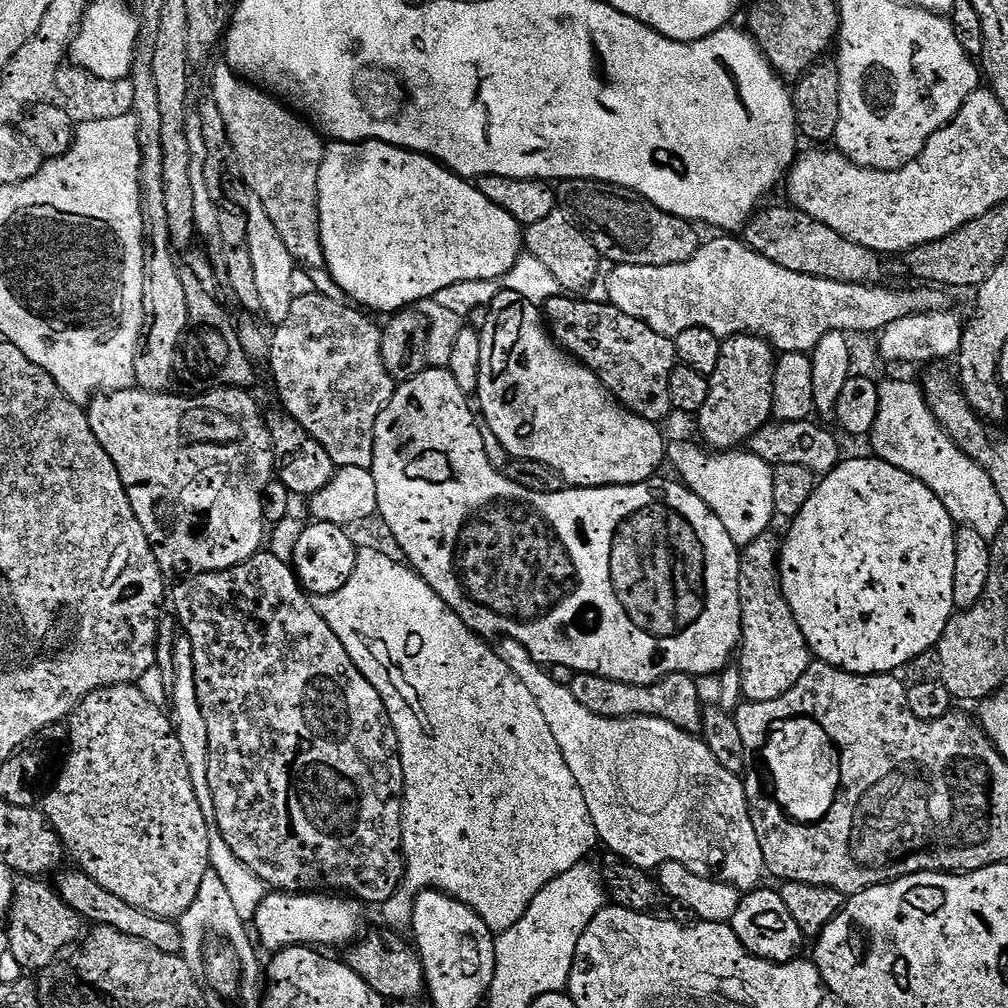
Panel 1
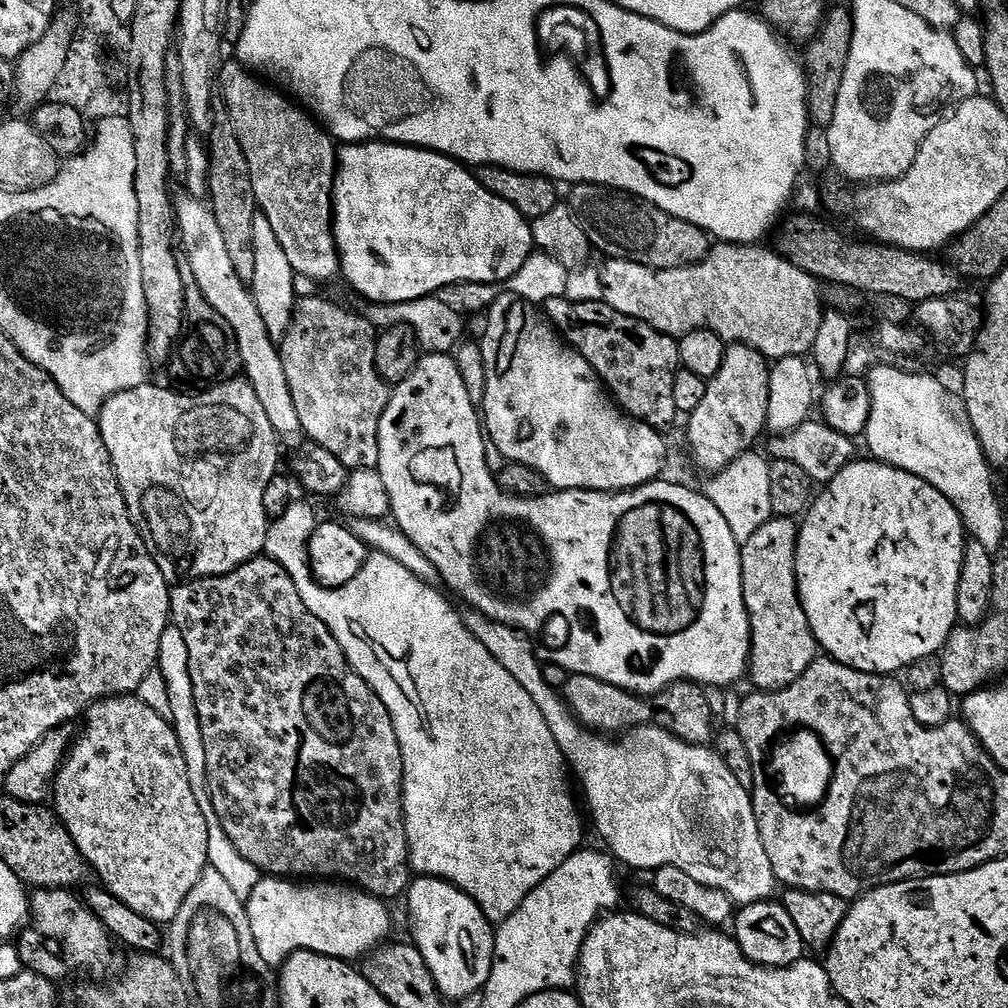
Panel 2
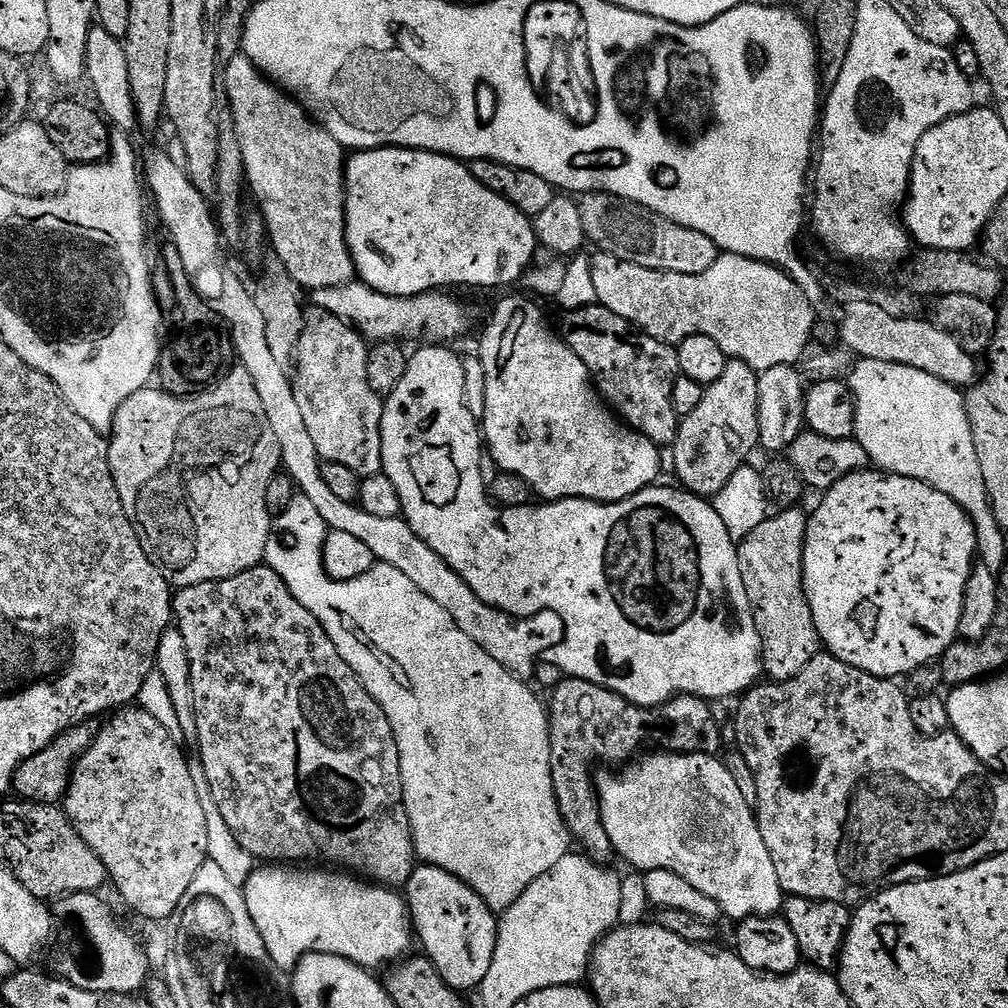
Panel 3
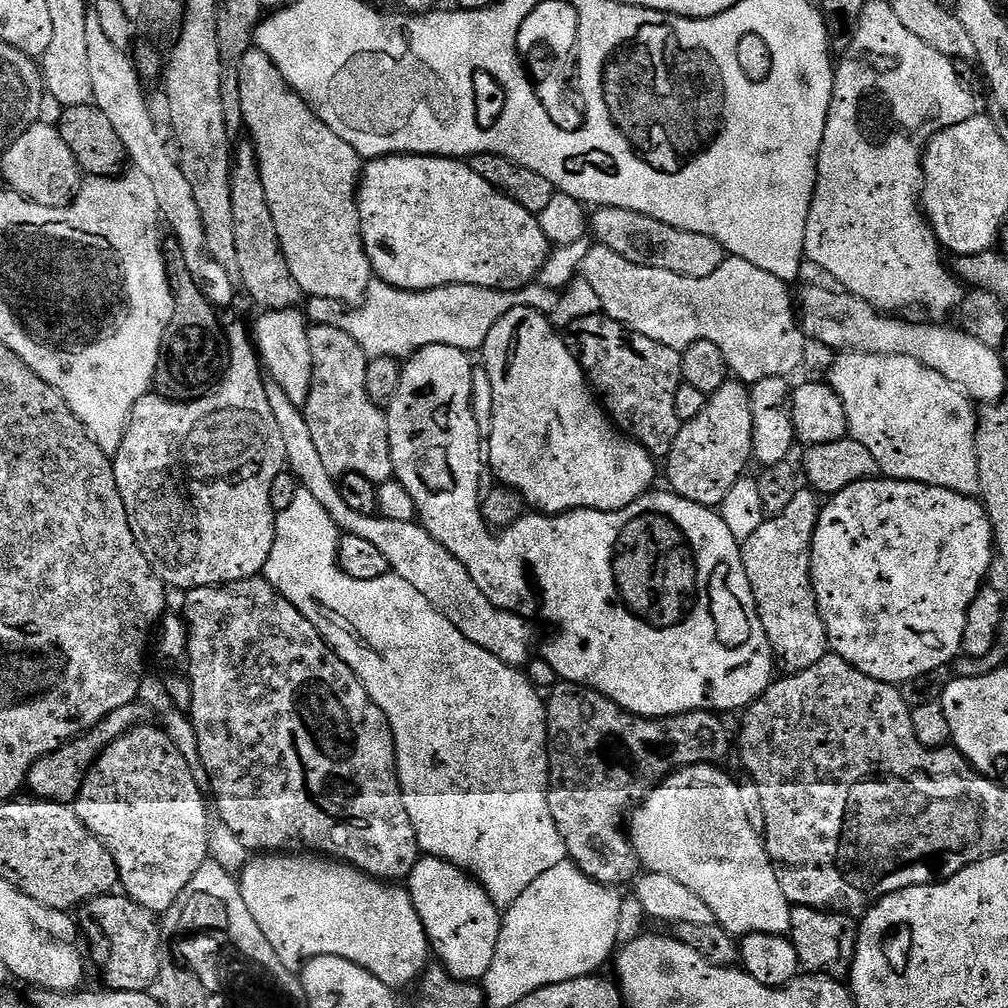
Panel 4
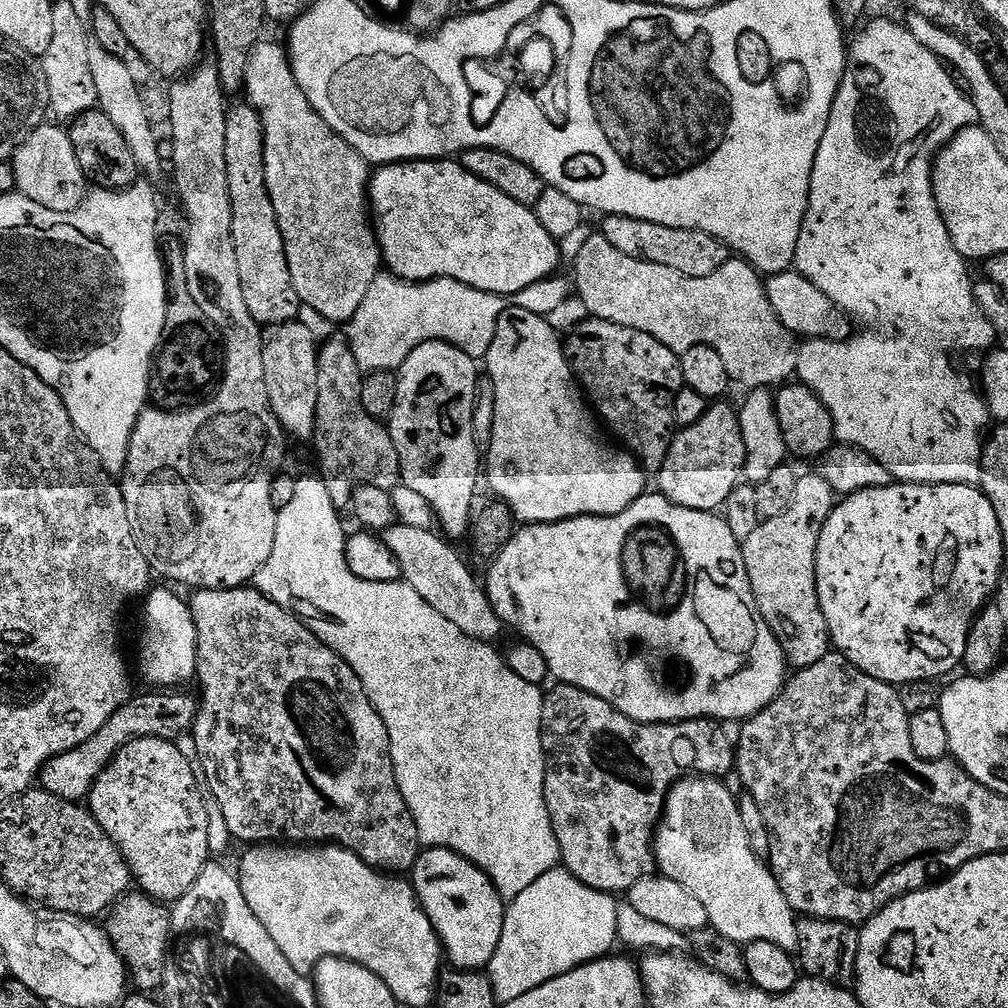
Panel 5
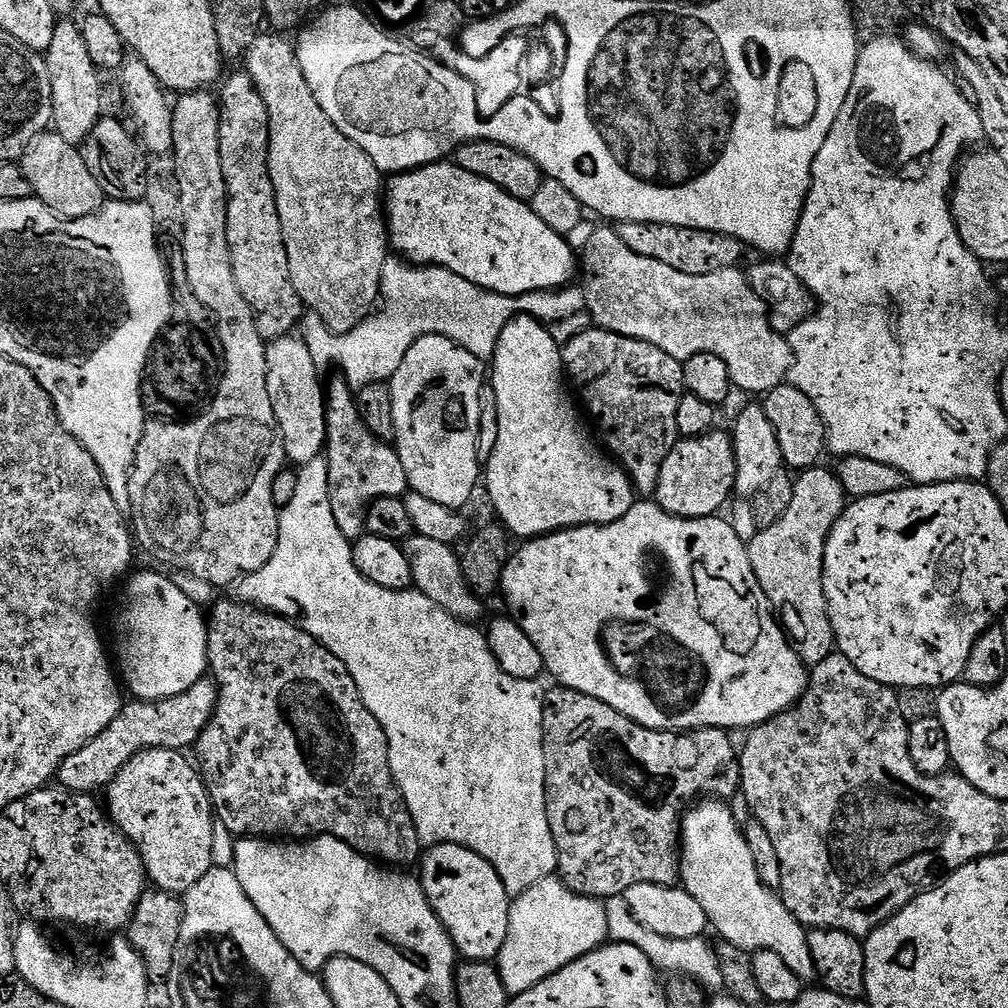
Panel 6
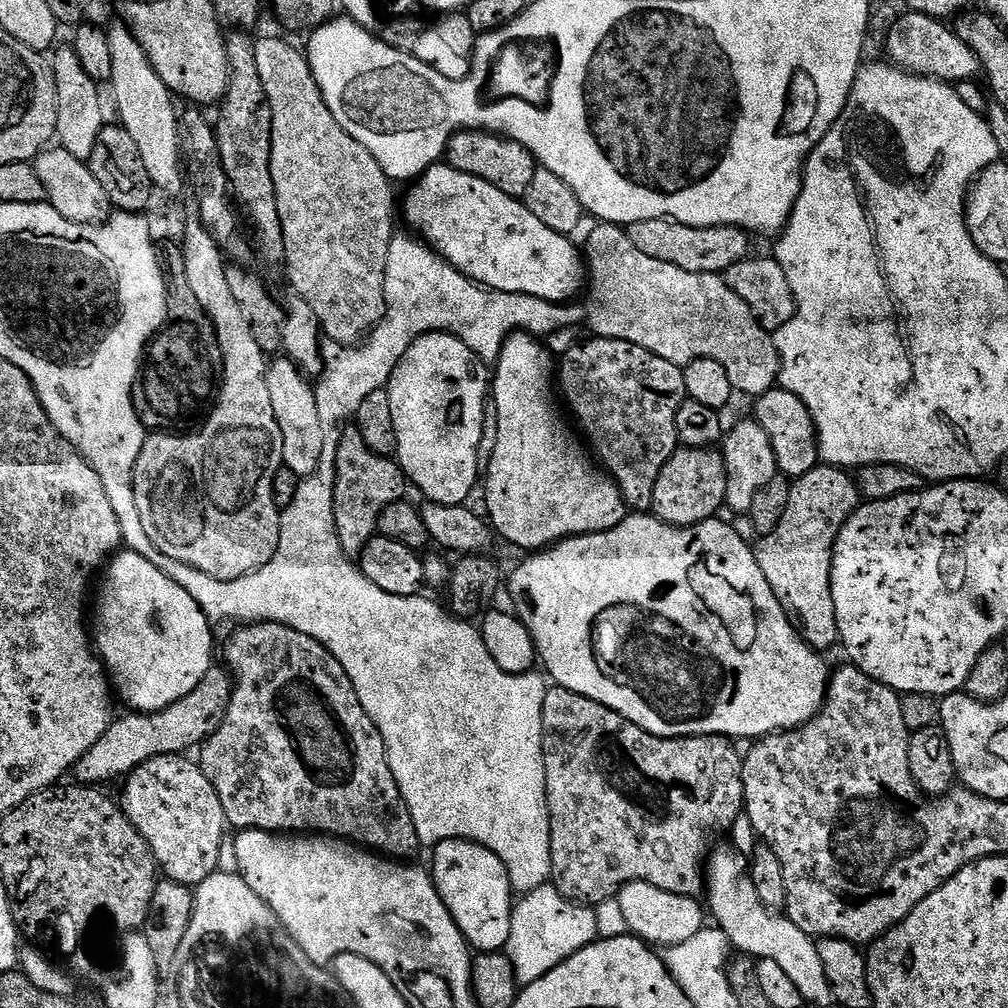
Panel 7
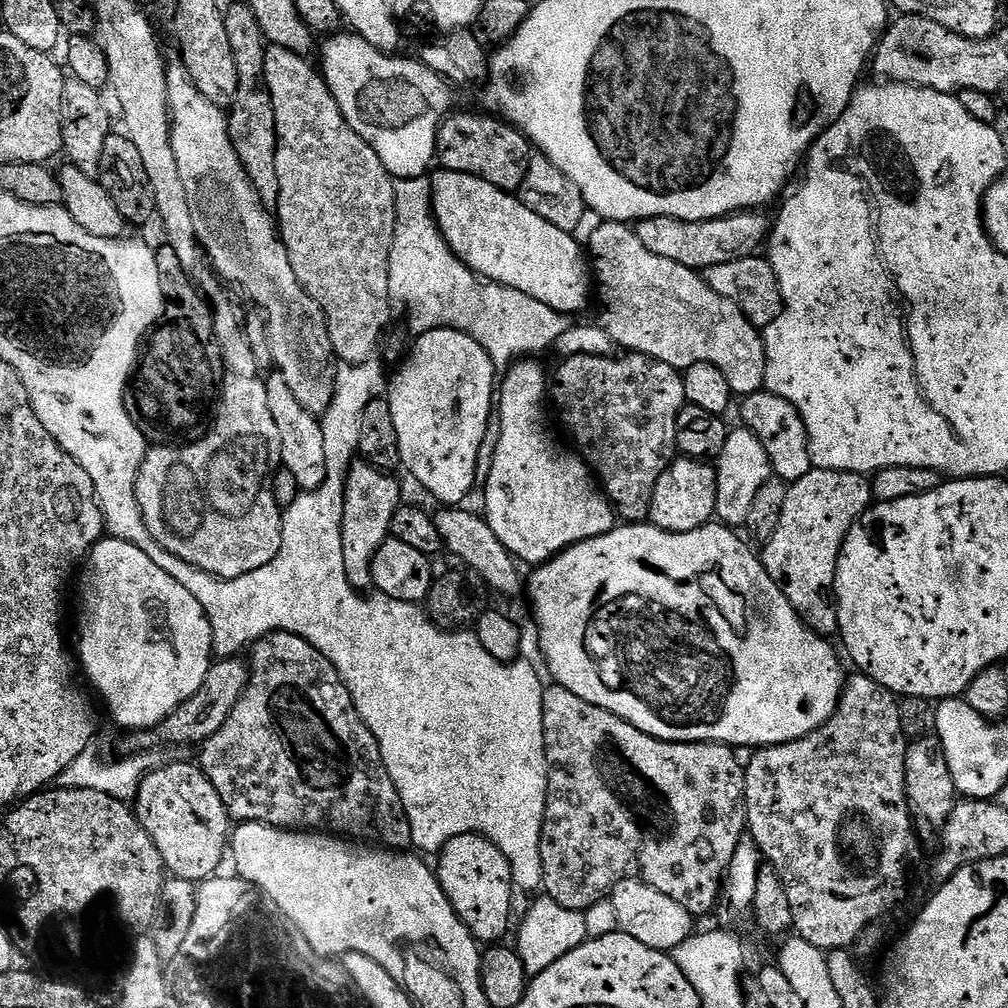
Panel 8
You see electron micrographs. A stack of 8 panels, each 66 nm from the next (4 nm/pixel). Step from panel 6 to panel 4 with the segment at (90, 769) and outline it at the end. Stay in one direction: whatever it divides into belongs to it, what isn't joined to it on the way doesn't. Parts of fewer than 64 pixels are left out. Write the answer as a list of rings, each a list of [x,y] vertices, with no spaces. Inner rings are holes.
[[[139,702],[114,710],[114,714],[102,718],[102,722],[95,724],[84,735],[77,736],[69,744],[63,744],[58,750],[38,758],[38,762],[34,762],[34,766],[30,766],[28,771],[27,791],[32,791],[29,793],[38,800],[49,800],[55,804],[69,806],[75,805],[86,774],[92,768],[92,763],[104,753],[106,746],[115,742],[123,732],[129,732],[132,728],[149,723],[150,717],[148,716],[150,716],[150,709]]]

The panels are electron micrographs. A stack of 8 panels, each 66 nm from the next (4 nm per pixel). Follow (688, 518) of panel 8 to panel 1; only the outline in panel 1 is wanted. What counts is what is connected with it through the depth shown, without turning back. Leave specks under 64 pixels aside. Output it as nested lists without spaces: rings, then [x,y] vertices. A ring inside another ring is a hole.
[[[763,336],[725,339],[722,358],[710,377],[710,398],[698,413],[703,443],[712,450],[736,450],[773,419],[774,378],[778,356]]]

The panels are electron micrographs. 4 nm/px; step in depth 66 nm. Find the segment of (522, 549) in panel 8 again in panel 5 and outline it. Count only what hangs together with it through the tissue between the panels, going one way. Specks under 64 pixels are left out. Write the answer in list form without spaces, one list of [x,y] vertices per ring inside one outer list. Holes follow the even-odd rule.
[[[505,307],[502,318],[498,318],[498,330],[494,330],[494,342],[490,342],[490,350],[486,357],[486,363],[488,363],[486,374],[494,382],[494,434],[490,446],[486,450],[486,480],[488,476],[488,484],[492,487],[493,494],[496,495],[493,497],[499,503],[505,504],[517,521],[524,526],[529,524],[553,524],[554,522],[562,522],[579,516],[622,514],[622,510],[629,508],[639,496],[645,495],[647,488],[644,487],[647,486],[649,480],[644,469],[640,467],[640,463],[636,461],[635,456],[623,447],[613,443],[602,431],[589,401],[572,375],[572,367],[568,365],[568,355],[564,352],[564,340],[552,329],[552,322],[551,319],[534,314],[525,308]]]

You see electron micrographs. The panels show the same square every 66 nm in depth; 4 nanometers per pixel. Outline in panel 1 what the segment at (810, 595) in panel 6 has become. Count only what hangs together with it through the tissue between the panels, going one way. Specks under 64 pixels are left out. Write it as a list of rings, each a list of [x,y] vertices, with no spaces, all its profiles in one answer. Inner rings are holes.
[[[769,530],[762,533],[754,542],[743,545],[740,554],[740,573],[738,574],[738,594],[740,595],[740,605],[742,606],[742,632],[740,633],[740,646],[738,649],[738,667],[741,670],[743,699],[748,702],[770,702],[774,698],[782,698],[786,690],[790,690],[806,674],[808,665],[813,663],[814,657],[812,651],[808,648],[806,638],[802,634],[802,626],[798,626],[798,618],[794,616],[794,610],[790,608],[790,602],[784,597],[783,584],[780,581],[780,545],[781,537],[775,536],[775,531]]]

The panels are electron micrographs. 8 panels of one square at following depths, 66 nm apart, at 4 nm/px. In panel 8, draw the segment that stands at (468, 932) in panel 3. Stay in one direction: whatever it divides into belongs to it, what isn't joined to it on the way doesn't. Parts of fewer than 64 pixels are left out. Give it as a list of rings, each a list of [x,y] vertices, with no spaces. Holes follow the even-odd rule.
[[[471,832],[450,838],[450,842],[446,842],[444,849],[438,853],[438,860],[442,890],[446,898],[450,898],[450,906],[454,906],[458,918],[462,918],[468,931],[484,946],[503,941],[500,939],[507,934],[508,923],[512,920],[512,892],[514,893],[512,867],[506,854],[502,854],[494,842]]]

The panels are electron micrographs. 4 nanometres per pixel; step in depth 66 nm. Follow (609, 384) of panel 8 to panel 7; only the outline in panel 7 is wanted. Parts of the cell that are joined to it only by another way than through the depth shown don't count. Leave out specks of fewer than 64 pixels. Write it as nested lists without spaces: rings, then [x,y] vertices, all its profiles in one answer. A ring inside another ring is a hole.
[[[592,336],[587,339],[574,345],[561,360],[559,357],[559,391],[560,388],[564,391],[564,396],[580,423],[579,431],[582,436],[584,431],[583,439],[590,445],[595,459],[618,486],[624,503],[633,513],[647,513],[654,498],[654,482],[658,482],[662,466],[666,466],[666,462],[676,453],[678,447],[678,406],[682,406],[686,398],[684,369],[674,362],[666,362],[666,358],[658,358],[658,354],[650,354],[650,350],[642,350],[642,346],[634,346],[634,342],[605,336]]]

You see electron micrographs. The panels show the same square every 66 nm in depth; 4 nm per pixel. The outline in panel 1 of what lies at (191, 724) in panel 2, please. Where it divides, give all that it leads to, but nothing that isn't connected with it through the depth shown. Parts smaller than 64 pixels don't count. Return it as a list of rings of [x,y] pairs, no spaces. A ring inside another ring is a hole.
[[[179,635],[175,642],[174,652],[175,662],[175,690],[171,694],[166,690],[166,682],[162,682],[162,670],[151,668],[142,674],[138,681],[138,687],[154,706],[164,708],[167,700],[172,700],[174,710],[172,714],[176,726],[176,733],[182,745],[183,758],[186,760],[187,769],[190,770],[190,780],[193,783],[195,797],[202,807],[203,818],[207,822],[207,833],[210,839],[210,864],[209,867],[218,874],[223,881],[227,892],[233,901],[237,915],[245,922],[255,919],[258,906],[261,905],[268,893],[267,885],[263,884],[249,868],[235,857],[230,846],[226,845],[226,840],[218,830],[217,815],[214,811],[214,798],[211,797],[209,782],[209,731],[206,727],[206,718],[202,715],[202,708],[198,705],[197,683],[194,679],[194,658],[193,647],[188,636]]]

